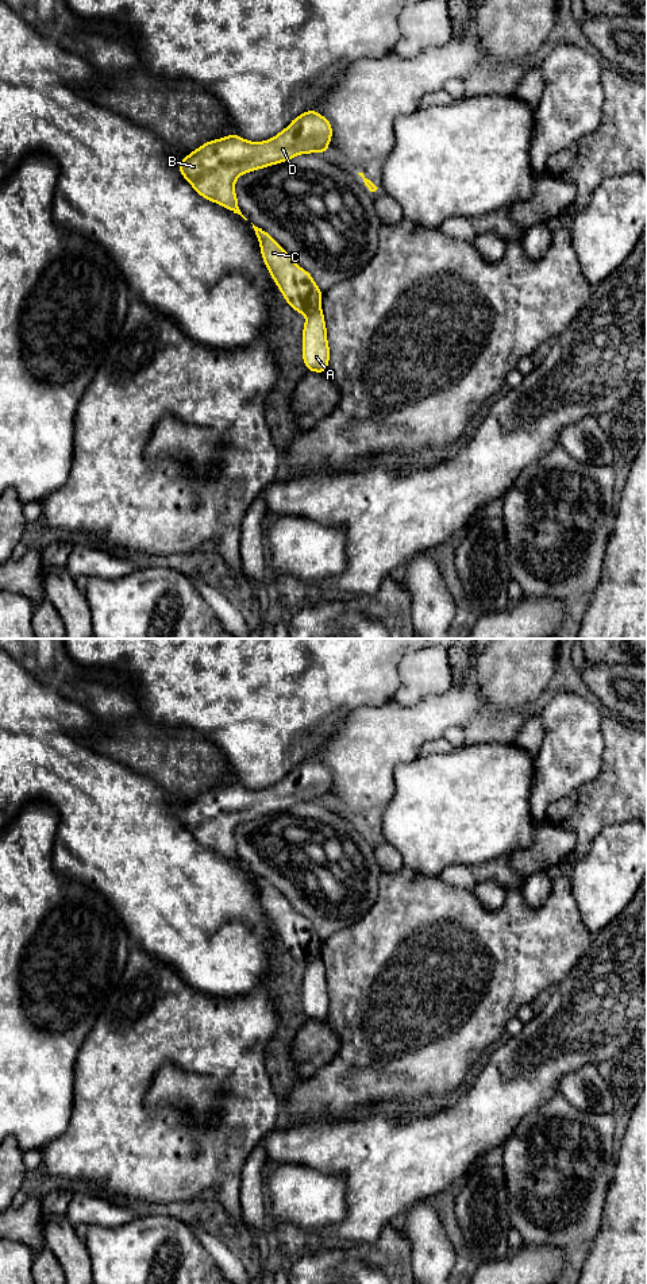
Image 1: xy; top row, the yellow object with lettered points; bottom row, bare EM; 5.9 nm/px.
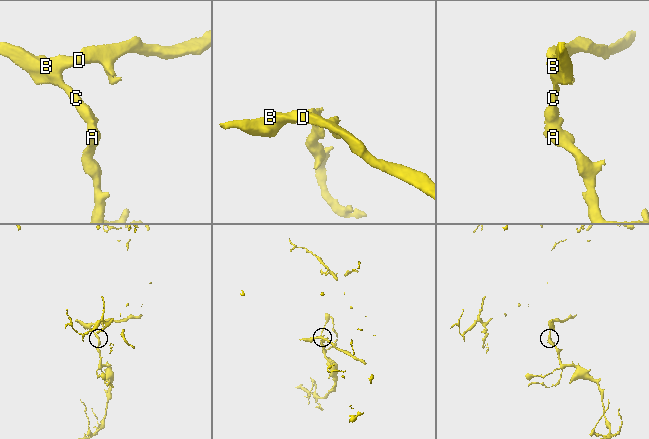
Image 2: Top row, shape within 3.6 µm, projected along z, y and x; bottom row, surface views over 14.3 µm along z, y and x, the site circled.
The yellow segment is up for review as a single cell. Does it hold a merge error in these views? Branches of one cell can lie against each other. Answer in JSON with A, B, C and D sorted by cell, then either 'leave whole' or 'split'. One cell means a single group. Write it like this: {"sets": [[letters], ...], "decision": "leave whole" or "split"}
{"sets": [["A"], ["B", "C", "D"]], "decision": "split"}

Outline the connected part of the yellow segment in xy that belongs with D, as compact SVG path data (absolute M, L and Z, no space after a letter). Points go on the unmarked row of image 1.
M309 757L265 790L249 790L236 782L209 788L188 802L178 818L201 845L247 868L238 855L234 837L238 825L300 802L327 801L331 784L331 771Z

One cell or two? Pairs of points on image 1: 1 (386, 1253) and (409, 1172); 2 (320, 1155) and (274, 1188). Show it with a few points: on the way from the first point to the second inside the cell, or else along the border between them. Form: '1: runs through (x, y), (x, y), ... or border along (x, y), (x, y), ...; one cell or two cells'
1: border along (389, 1223), (373, 1242), (364, 1242); two cells
2: border along (273, 1168), (280, 1164), (304, 1164), (335, 1173); two cells

